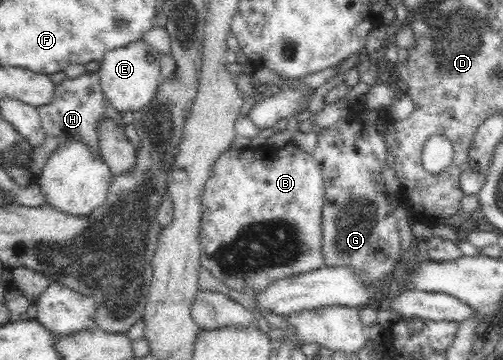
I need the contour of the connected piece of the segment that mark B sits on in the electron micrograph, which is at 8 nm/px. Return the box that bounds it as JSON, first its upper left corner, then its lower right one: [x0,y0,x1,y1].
[198,141,324,292]

